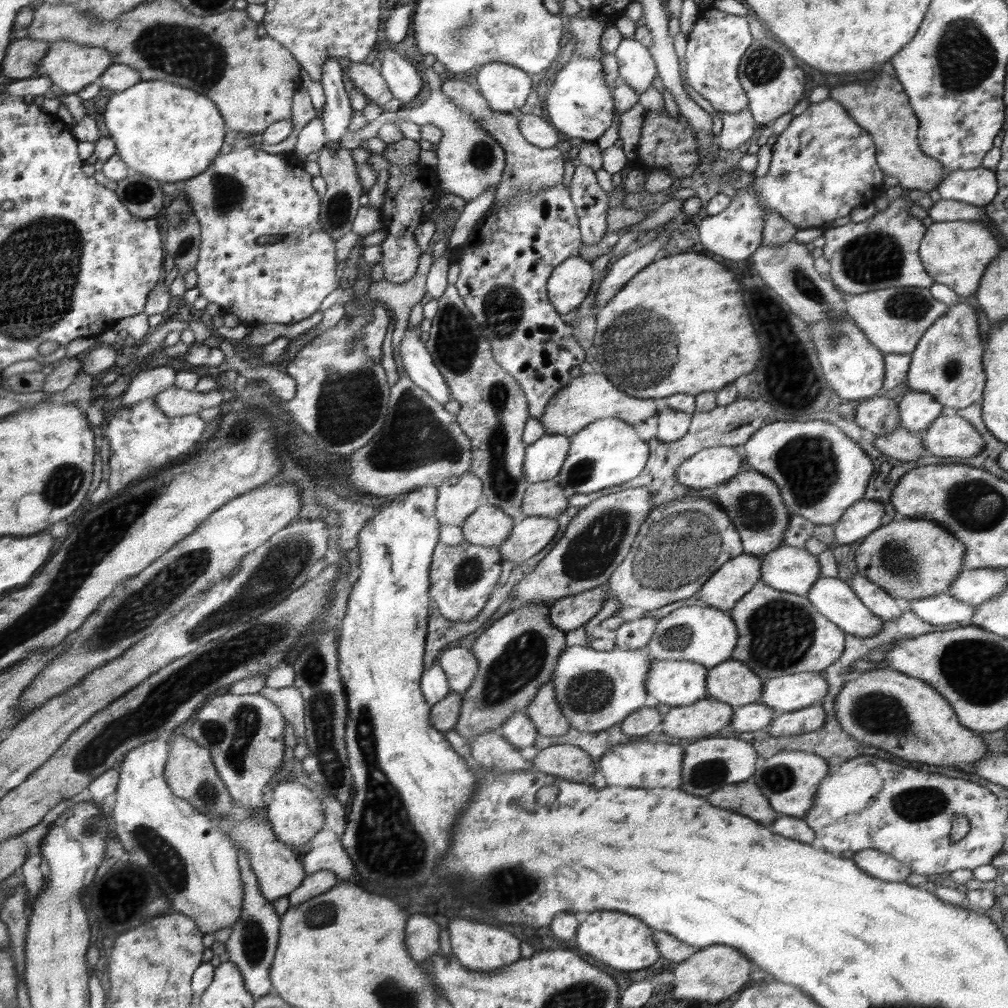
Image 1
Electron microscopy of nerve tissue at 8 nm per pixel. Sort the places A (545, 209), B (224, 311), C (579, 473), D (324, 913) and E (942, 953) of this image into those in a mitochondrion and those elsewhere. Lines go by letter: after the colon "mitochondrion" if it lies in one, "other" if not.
A: other
B: other
C: mitochondrion
D: mitochondrion
E: other

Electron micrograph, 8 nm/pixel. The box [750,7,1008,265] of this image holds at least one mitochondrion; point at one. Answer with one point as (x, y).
(965, 55)

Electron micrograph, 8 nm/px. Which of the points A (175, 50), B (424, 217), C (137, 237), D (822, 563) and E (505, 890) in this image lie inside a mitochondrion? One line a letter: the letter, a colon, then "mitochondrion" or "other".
A: mitochondrion
B: other
C: other
D: other
E: mitochondrion

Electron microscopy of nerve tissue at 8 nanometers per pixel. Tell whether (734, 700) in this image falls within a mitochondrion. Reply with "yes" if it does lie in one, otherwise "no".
no

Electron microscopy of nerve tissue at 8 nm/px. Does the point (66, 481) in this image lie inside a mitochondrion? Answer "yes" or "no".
yes

